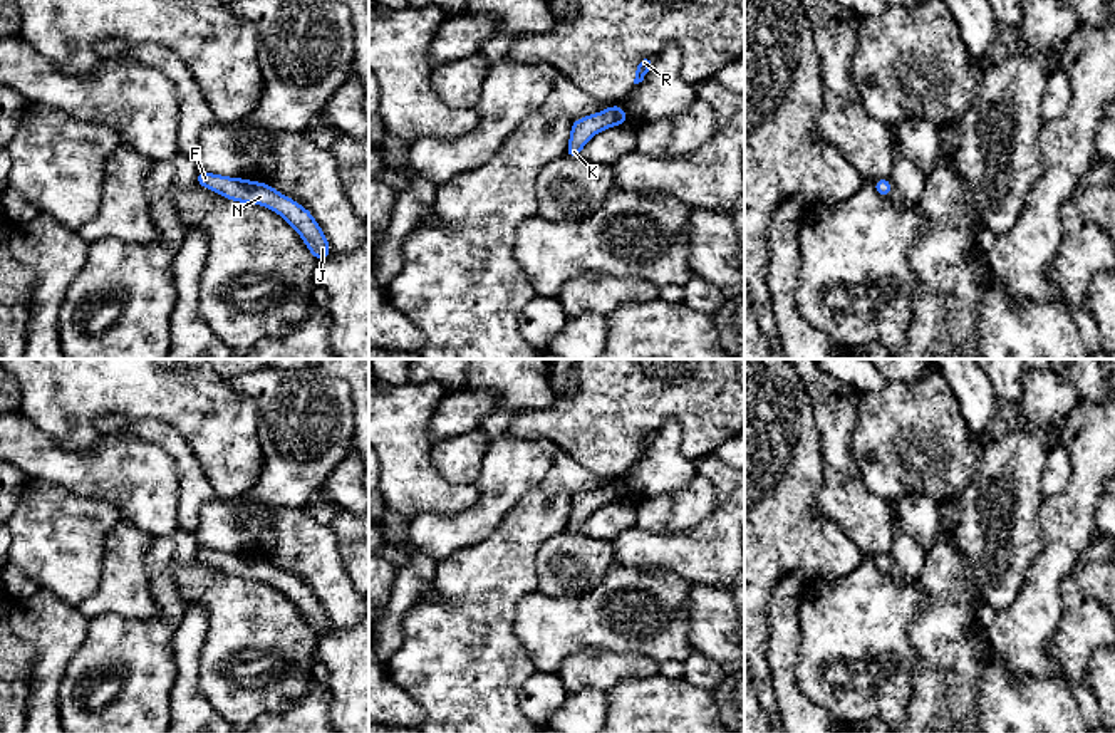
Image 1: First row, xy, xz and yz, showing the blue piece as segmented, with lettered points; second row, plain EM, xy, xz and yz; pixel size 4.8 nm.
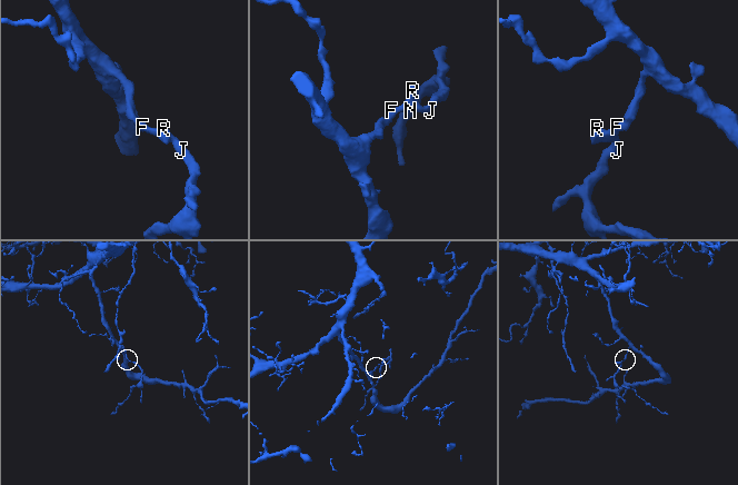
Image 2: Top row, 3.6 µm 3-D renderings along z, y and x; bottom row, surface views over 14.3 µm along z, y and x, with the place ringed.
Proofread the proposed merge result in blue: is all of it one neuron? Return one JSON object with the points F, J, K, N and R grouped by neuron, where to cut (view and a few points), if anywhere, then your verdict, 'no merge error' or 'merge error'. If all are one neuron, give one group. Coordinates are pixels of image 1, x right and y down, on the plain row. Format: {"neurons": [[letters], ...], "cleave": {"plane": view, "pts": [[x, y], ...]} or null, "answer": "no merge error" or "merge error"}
{"neurons": [["F", "J", "K", "N", "R"]], "cleave": null, "answer": "no merge error"}

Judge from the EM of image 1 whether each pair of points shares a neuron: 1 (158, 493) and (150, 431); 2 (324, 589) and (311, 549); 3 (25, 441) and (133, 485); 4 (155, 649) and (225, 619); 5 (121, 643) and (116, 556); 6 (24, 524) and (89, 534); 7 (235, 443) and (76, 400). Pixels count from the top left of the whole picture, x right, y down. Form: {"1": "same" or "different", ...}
{"1": "different", "2": "same", "3": "same", "4": "different", "5": "different", "6": "same", "7": "same"}

